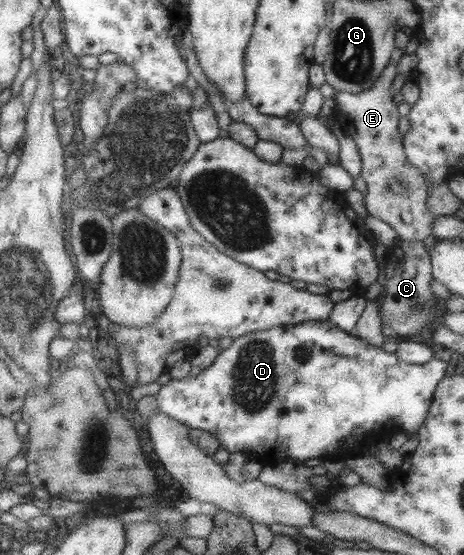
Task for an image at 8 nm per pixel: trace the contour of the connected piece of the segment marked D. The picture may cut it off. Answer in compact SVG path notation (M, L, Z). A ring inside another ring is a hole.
M328 319L325 321L306 321L295 325L287 324L270 327L266 330L243 333L243 335L236 337L229 347L220 349L209 367L204 367L195 375L189 373L180 379L171 378L165 385L160 385L155 401L157 409L176 419L177 422L181 422L184 426L211 433L213 437L219 440L220 447L226 449L229 454L245 454L251 461L259 463L270 460L272 464L290 461L301 464L305 460L314 458L334 459L339 451L345 451L345 439L353 439L353 443L357 443L359 437L361 439L367 439L367 437L371 439L371 437L376 436L375 433L381 433L383 429L392 430L393 432L402 430L405 433L419 429L431 405L436 383L439 383L445 377L445 367L447 367L447 364L436 358L431 358L421 365L399 361L395 353L385 352L380 347L375 347L363 341L357 335L353 336L341 331Z

